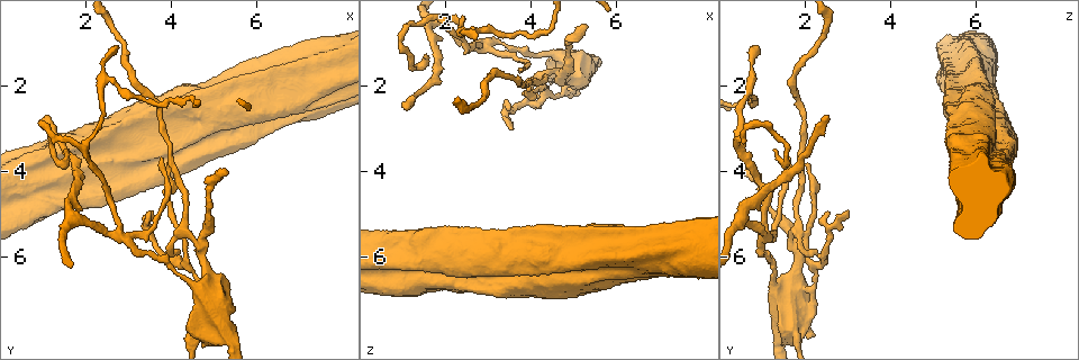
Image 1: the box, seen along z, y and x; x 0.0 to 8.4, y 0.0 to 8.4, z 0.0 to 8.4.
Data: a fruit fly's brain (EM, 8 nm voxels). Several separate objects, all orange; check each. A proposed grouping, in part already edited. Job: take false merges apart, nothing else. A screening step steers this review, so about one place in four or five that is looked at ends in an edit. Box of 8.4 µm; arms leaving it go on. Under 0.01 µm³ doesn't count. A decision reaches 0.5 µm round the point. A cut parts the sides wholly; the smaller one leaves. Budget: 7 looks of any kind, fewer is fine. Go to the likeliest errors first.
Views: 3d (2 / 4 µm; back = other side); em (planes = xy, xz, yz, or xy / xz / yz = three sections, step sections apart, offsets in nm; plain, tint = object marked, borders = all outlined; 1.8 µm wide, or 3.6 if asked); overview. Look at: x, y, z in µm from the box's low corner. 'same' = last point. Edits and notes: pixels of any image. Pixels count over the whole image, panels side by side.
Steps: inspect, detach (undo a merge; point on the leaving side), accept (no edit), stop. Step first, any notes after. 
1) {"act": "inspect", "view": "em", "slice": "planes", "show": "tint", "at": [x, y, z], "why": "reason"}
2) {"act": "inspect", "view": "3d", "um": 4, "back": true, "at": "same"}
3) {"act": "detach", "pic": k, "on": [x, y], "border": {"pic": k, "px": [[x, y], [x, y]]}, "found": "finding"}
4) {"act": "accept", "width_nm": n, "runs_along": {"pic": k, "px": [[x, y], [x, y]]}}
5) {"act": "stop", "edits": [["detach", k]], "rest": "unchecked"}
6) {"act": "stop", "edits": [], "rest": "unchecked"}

{"act": "inspect", "view": "3d", "um": 4, "at": [2.85, 5.55, 1.05], "why": "a narrow waist"}

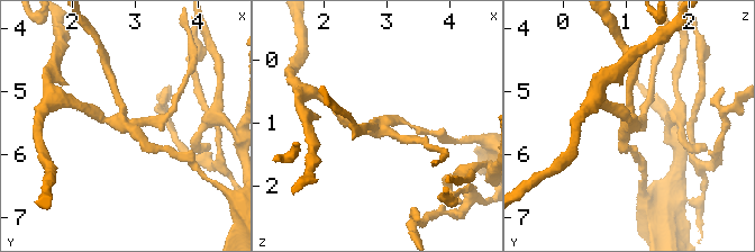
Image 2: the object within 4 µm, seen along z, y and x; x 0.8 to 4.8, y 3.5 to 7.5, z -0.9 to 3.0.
{"act": "inspect", "view": "em", "slice": "yz", "step": 8, "show": "plain", "at": [2.80, 5.50, 1.05], "why": "now the EM"}

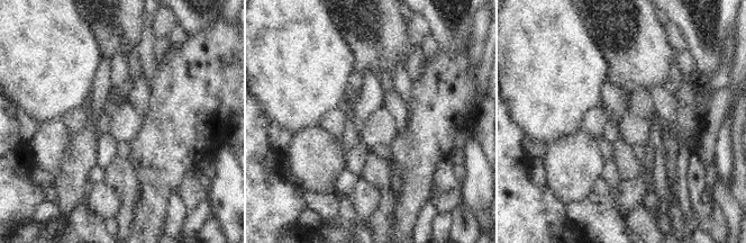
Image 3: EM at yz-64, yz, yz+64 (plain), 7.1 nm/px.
{"act": "inspect", "view": "em", "slice": "yz", "step": 8, "show": "tint", "at": "same"}

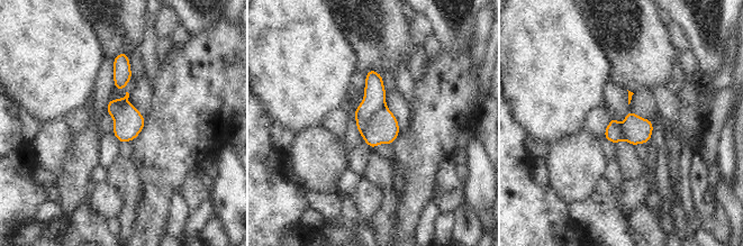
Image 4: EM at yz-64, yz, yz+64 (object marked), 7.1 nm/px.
{"act": "detach", "pic": 4, "on": [382, 128], "found": "two cells meet here"}

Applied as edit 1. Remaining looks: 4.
{"act": "inspect", "view": "overview", "why": "redraw"}

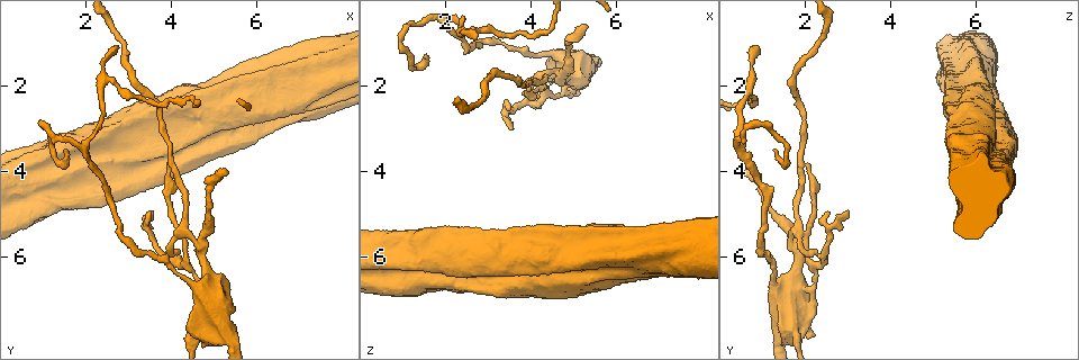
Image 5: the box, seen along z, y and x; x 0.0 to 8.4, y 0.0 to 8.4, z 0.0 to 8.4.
{"act": "inspect", "view": "em", "slice": "planes", "show": "tint", "at": [2.45, 1.95, 0.70], "why": "a fork"}

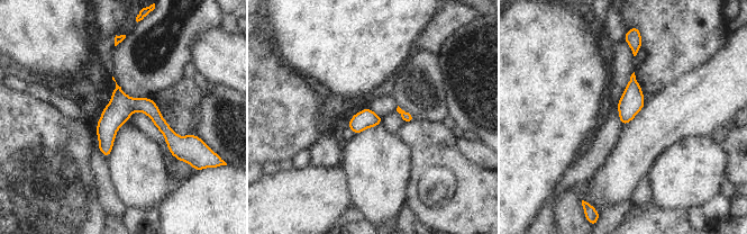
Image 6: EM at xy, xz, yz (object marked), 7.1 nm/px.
{"act": "accept", "found": "all the same cell"}

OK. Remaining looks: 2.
{"act": "stop", "edits": [["detach", 4]], "rest": "unchecked"}

